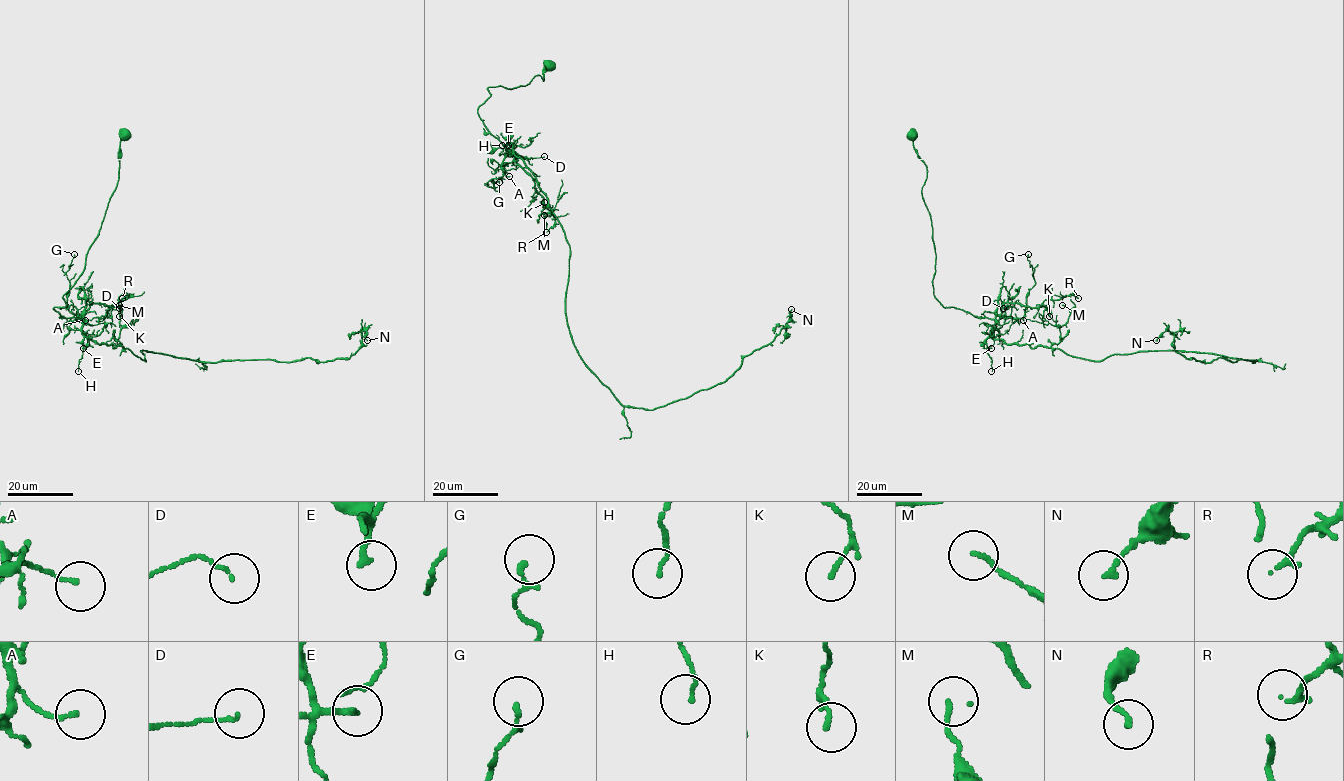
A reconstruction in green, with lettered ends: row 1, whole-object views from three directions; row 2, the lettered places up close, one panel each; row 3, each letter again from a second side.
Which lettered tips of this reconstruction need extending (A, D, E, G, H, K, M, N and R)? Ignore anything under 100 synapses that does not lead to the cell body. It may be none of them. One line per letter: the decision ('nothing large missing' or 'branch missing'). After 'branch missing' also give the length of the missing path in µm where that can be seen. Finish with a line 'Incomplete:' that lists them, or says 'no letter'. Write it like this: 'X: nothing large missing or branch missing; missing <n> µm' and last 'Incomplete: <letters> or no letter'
A: nothing large missing
D: nothing large missing
E: nothing large missing
G: nothing large missing
H: nothing large missing
K: nothing large missing
M: nothing large missing
N: nothing large missing
R: nothing large missing
Incomplete: no letter

